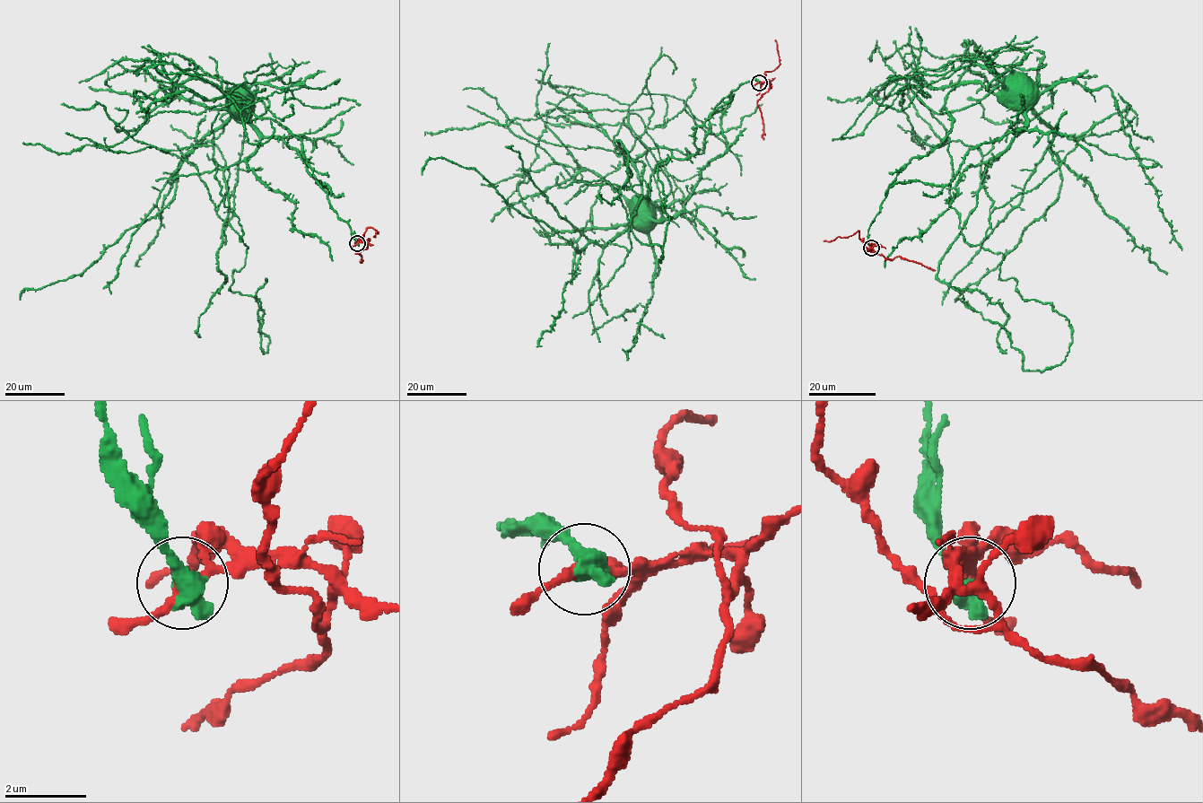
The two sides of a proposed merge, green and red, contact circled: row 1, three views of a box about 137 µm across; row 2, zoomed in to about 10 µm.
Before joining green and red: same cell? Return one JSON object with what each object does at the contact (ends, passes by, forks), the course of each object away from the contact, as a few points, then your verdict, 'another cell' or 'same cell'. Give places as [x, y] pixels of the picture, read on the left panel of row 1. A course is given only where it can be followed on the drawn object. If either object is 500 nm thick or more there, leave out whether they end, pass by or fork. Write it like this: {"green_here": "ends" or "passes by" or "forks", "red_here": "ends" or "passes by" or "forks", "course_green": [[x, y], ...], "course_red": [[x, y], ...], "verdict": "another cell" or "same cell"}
{"course_green": [[356, 242], [315, 178], [299, 138], [272, 119], [256, 117], [236, 98]], "course_red": [[356, 242], [368, 242], [366, 248], [355, 251], [361, 256], [361, 263]], "verdict": "another cell"}

